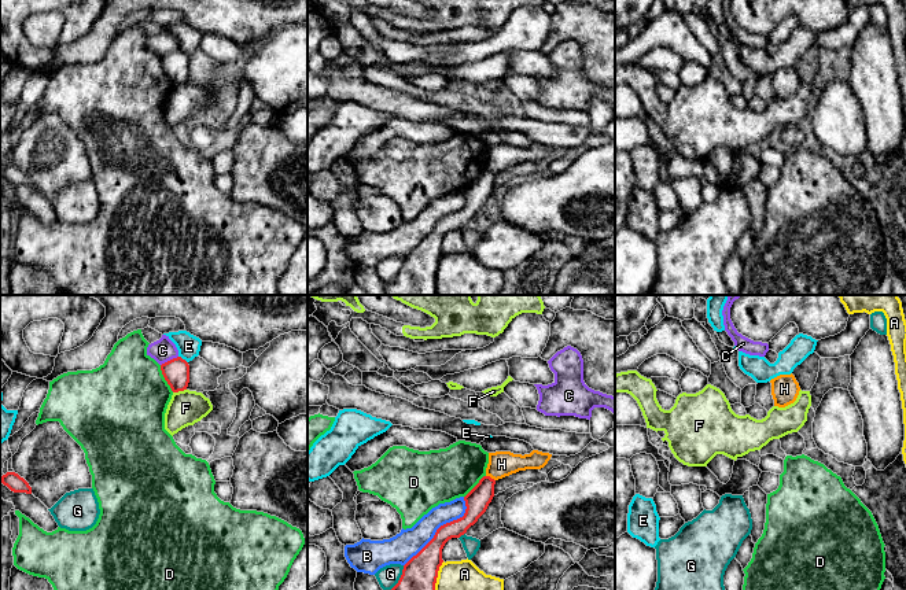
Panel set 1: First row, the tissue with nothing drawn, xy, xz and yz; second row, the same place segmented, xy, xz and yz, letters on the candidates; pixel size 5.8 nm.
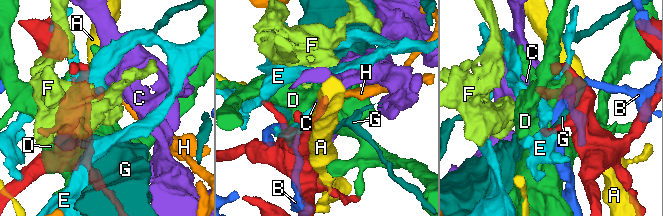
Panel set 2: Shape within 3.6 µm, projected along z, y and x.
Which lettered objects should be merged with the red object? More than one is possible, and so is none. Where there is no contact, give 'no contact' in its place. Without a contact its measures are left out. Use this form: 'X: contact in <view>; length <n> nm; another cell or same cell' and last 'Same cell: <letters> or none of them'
A: contact in xz; length 240 nm; another cell
B: contact in xz; length 550 nm; another cell
C: contact in xy; length 120 nm; another cell
D: contact in xy; length 180 nm; another cell
E: contact in xy; length 70 nm; another cell
F: contact in xy; length 80 nm; another cell
G: contact in xz; length 200 nm; another cell
H: contact in xz; length 70 nm; another cell
Same cell: none of them

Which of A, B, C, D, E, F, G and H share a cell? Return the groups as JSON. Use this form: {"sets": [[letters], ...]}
{"sets": [["A"], ["B"], ["C"], ["D"], ["E"], ["F"], ["G"], ["H"]]}

